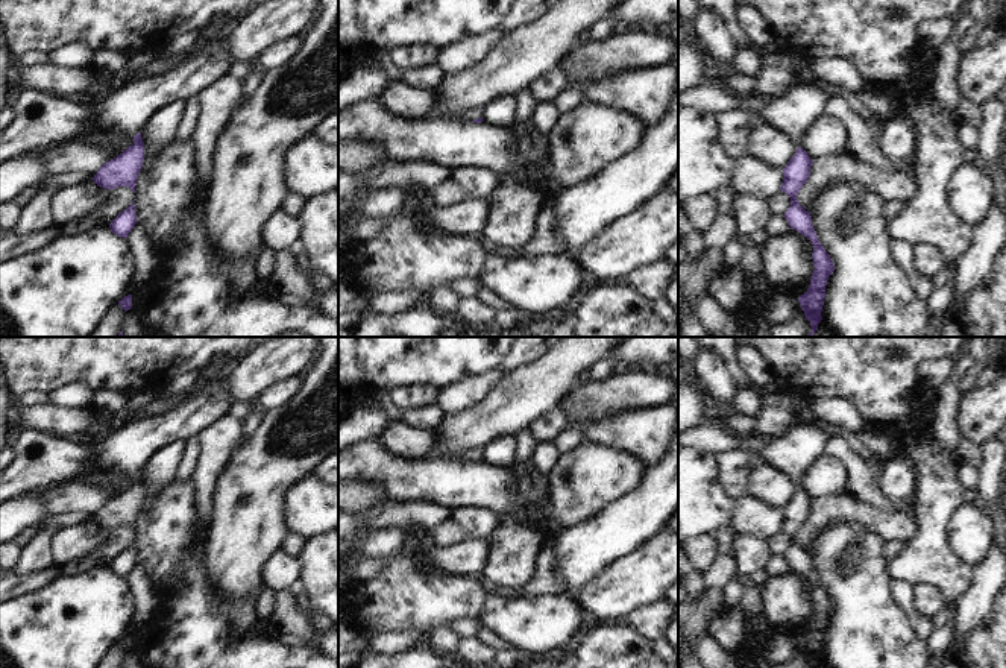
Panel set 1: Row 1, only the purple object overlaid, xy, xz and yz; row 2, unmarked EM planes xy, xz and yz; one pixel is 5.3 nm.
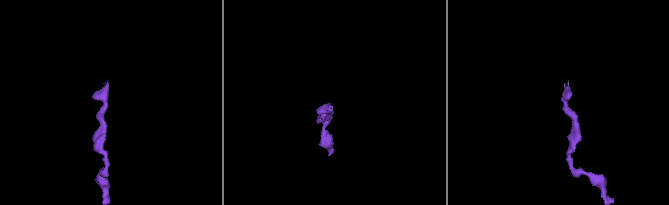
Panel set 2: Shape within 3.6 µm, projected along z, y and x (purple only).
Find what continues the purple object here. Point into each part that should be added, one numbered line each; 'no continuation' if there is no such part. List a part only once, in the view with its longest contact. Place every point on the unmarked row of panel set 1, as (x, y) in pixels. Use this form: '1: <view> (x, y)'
1: xy (123, 454)

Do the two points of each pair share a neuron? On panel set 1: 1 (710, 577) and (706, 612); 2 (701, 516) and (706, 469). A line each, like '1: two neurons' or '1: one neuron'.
1: one neuron
2: one neuron

